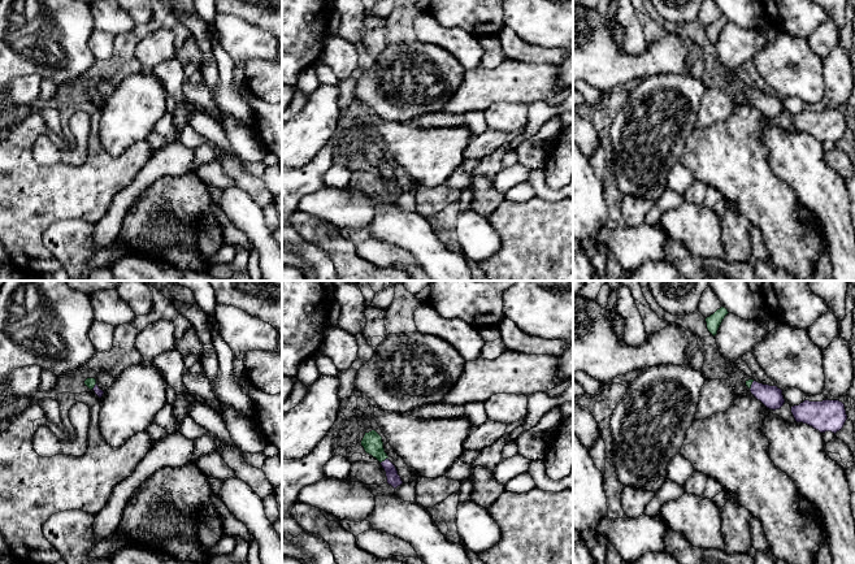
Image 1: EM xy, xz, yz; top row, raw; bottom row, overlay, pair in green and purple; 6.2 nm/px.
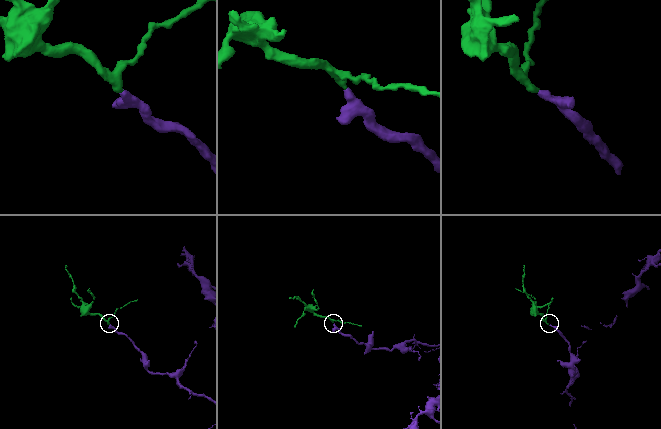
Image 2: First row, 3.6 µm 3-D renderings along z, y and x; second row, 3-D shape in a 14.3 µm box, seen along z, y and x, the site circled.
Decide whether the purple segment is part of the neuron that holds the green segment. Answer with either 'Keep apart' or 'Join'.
Join

